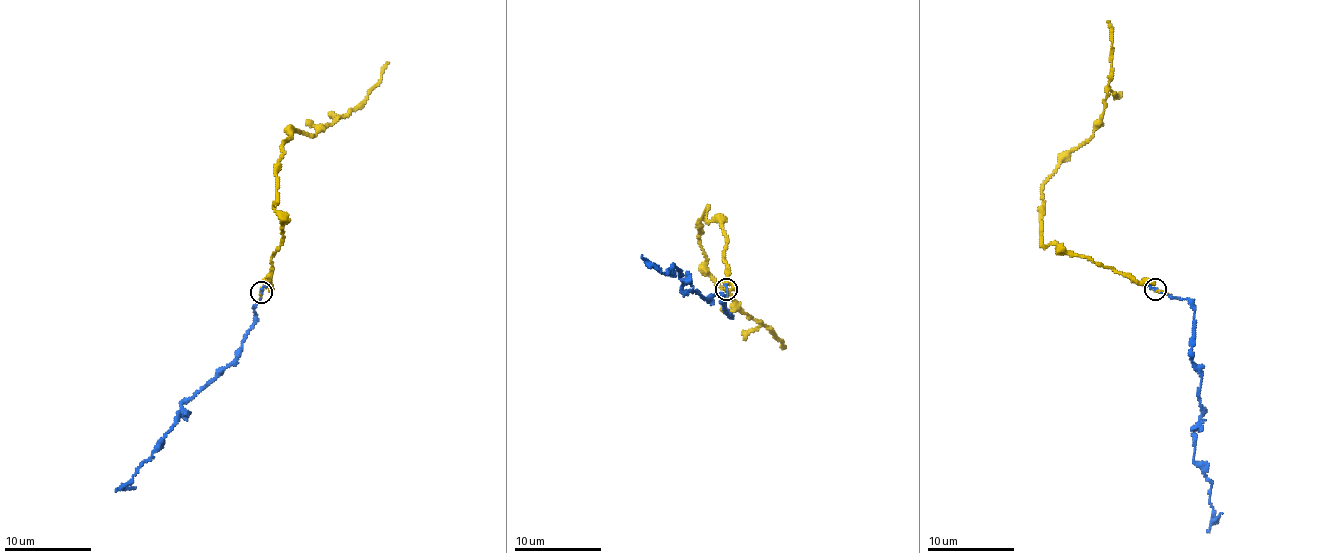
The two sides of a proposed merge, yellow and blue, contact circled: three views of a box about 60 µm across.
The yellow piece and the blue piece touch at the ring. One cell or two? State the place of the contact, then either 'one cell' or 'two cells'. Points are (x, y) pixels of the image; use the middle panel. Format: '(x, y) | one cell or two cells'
(726, 289) | one cell

